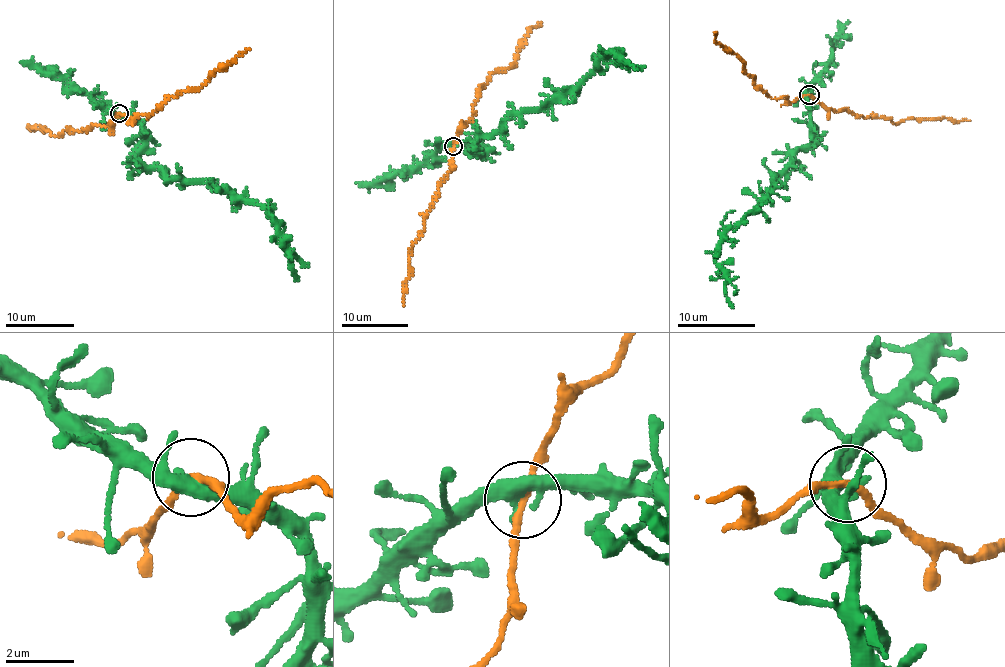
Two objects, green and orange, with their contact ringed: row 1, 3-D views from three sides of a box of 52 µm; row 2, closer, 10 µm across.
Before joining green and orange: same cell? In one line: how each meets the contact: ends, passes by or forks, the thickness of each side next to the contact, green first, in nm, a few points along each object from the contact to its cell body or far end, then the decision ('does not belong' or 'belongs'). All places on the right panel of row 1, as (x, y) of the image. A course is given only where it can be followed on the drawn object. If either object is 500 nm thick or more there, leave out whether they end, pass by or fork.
green forks | orange passes by | 360/180 nm | green via (809, 94), (811, 139), (777, 174), (776, 187), (726, 234), (716, 265), (726, 280), (726, 301), (733, 308) | orange via (809, 94), (790, 102), (783, 95), (771, 99), (743, 71), (745, 65), (715, 39), (714, 33) | belongs

